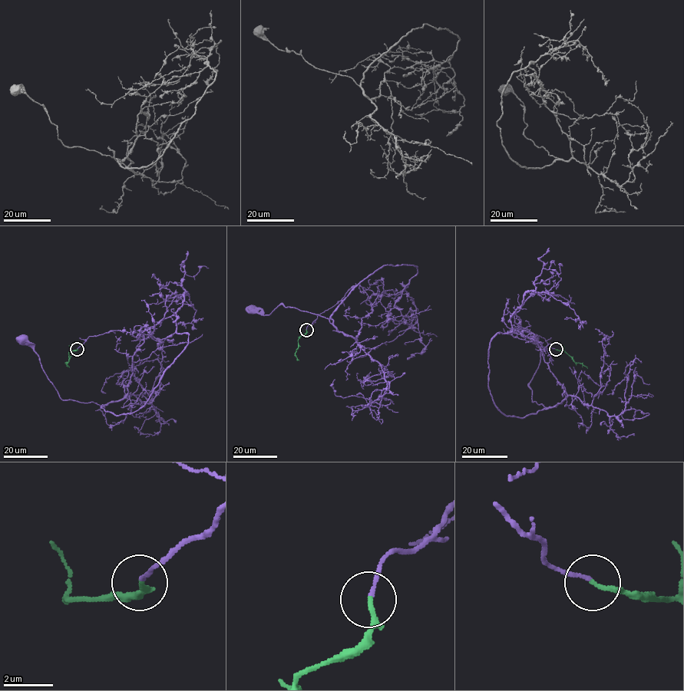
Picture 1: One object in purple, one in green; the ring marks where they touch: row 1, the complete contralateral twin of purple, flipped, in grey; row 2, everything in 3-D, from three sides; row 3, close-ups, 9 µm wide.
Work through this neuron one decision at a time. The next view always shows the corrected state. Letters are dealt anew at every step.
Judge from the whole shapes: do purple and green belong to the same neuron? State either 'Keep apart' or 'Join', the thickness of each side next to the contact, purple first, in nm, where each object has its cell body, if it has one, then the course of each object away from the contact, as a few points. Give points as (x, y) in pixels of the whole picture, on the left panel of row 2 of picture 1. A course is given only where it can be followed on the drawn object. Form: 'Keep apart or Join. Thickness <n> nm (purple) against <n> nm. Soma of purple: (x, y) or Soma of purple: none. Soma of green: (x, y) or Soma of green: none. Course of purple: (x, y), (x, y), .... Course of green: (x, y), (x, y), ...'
Join. Thickness 140 nm (purple) against 190 nm. Soma of purple: (23, 339). Soma of green: none. Course of purple: (77, 349), (89, 336), (114, 330), (143, 338), (127, 393), (99, 405), (63, 400), (24, 340). Course of green: (77, 349), (69, 352), (69, 360), (66, 363), (69, 367)

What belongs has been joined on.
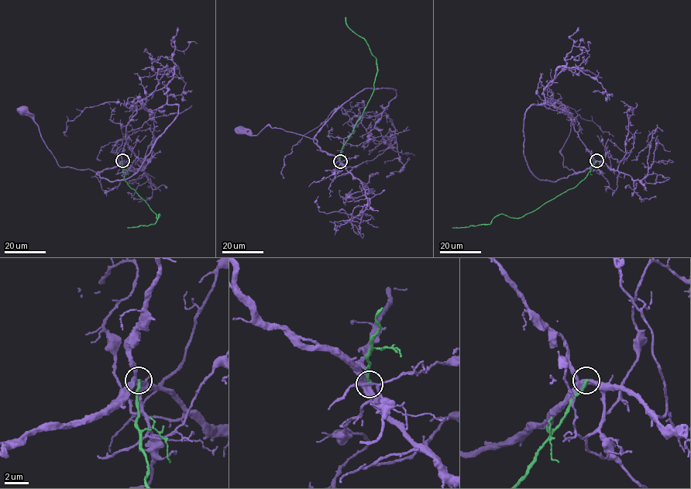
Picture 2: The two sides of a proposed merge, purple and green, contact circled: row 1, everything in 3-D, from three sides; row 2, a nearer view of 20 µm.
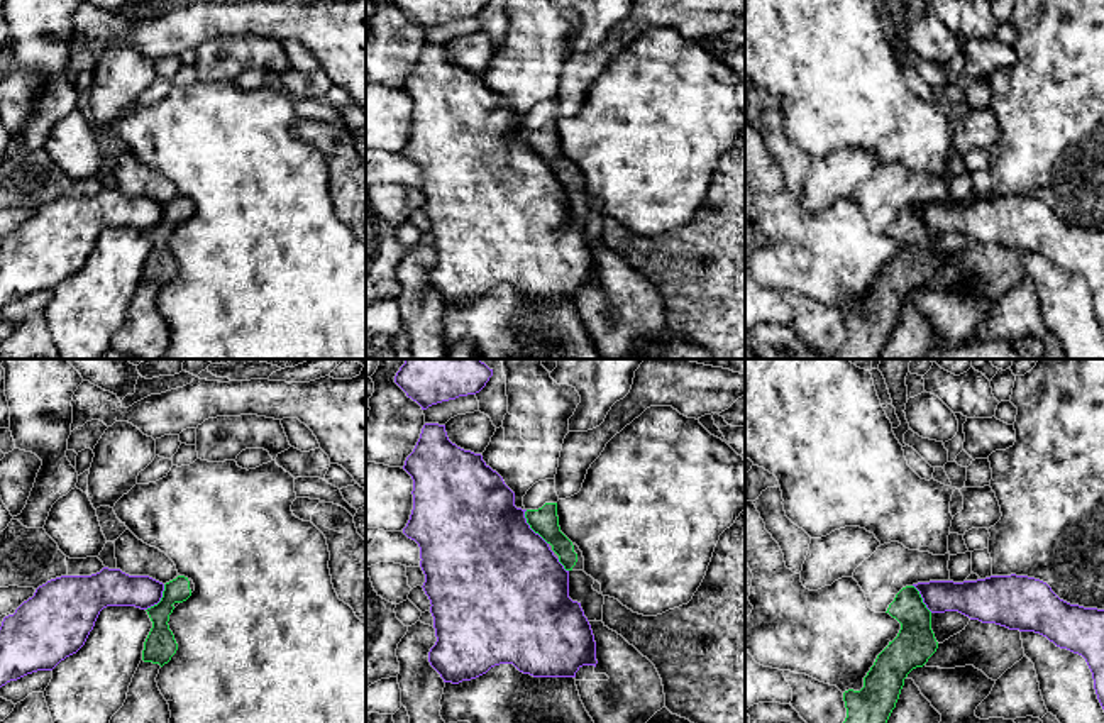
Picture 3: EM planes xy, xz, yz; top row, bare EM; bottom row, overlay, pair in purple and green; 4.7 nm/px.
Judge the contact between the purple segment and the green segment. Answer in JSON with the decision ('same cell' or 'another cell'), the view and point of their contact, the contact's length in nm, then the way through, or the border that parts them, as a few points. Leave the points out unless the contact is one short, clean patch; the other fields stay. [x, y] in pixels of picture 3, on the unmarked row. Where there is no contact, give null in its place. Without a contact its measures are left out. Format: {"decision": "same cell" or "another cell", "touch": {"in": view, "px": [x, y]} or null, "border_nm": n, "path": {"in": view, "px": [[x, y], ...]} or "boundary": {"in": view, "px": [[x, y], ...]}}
{"decision": "another cell", "touch": {"in": "xz", "px": [529, 148]}, "border_nm": 200, "boundary": {"in": "xz", "px": [[525, 131], [525, 141], [547, 165]]}}

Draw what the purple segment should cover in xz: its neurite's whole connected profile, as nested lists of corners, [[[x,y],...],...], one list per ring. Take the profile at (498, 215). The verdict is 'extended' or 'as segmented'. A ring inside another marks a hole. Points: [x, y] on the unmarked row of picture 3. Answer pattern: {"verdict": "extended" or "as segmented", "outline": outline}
{"verdict": "as segmented", "outline": [[[425,44],[413,73],[405,81],[403,90],[413,100],[413,130],[403,154],[420,168],[420,188],[425,195],[422,208],[432,225],[430,234],[433,237],[437,257],[435,266],[428,273],[428,283],[440,295],[444,303],[459,305],[462,301],[471,301],[500,284],[513,284],[520,293],[533,298],[576,298],[576,293],[582,286],[596,288],[596,262],[591,246],[584,237],[581,224],[569,218],[569,191],[564,190],[549,164],[530,149],[525,139],[527,130],[515,127],[515,113],[505,105],[503,98],[483,81],[483,76],[452,64],[447,58],[445,46]]]}

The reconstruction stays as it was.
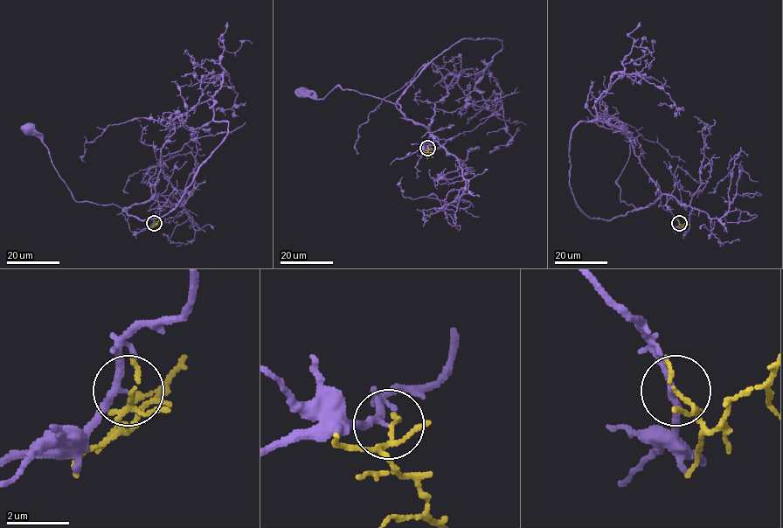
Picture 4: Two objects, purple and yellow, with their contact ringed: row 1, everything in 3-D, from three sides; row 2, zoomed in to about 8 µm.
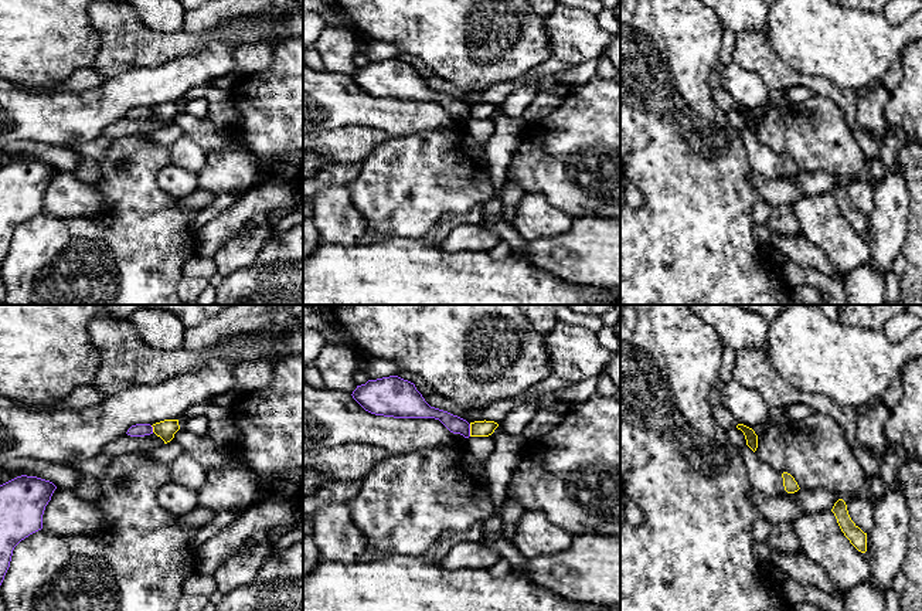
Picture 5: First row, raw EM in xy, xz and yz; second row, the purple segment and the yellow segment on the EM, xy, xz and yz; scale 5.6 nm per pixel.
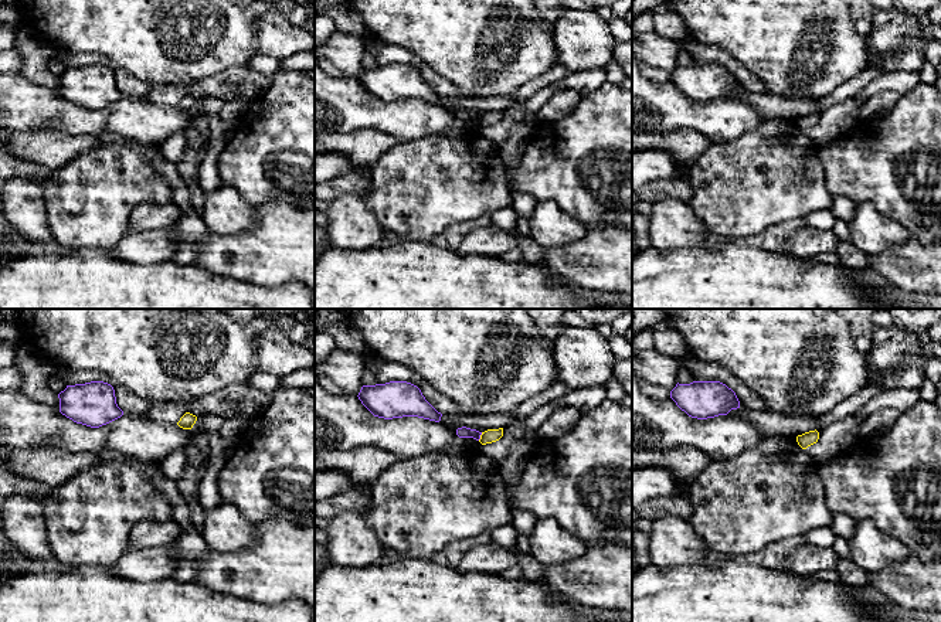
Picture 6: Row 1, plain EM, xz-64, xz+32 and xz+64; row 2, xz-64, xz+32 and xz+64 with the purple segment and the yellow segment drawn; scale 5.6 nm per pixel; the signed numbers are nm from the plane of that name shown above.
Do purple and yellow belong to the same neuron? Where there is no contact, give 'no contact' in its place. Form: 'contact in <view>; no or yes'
contact in xz; no

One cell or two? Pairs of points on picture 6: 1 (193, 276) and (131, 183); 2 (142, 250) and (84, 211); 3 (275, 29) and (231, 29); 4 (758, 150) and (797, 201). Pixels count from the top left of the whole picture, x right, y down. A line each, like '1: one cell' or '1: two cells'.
1: two cells
2: two cells
3: two cells
4: one cell

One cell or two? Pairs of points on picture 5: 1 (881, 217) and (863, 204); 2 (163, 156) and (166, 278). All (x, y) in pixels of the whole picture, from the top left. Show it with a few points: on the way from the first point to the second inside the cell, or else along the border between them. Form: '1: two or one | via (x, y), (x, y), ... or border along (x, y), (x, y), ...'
1: two | border along (875, 185), (874, 207), (867, 216)
2: one | via (149, 186), (149, 248)

